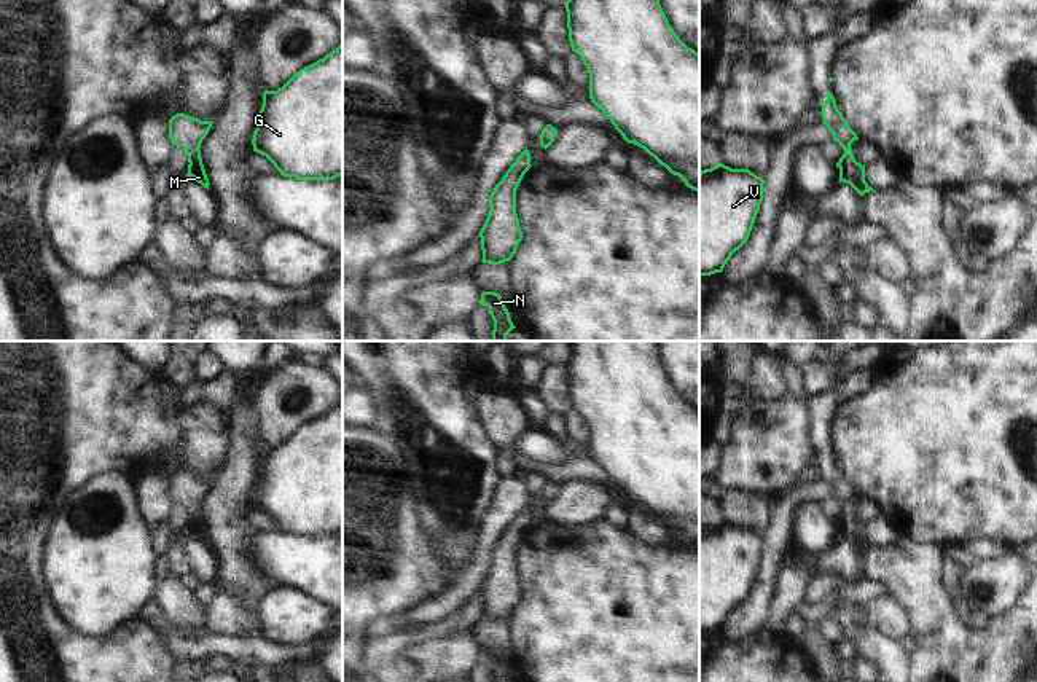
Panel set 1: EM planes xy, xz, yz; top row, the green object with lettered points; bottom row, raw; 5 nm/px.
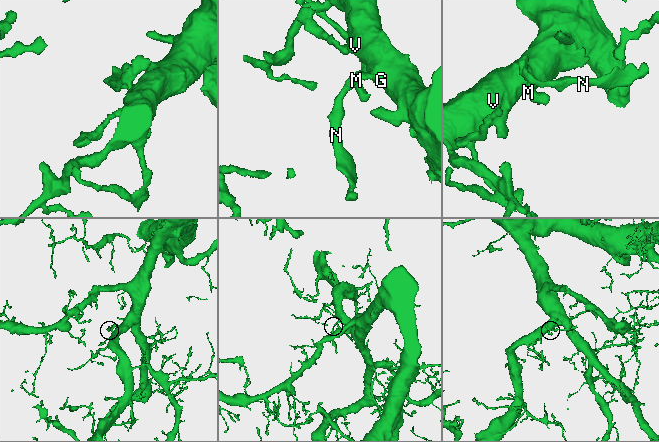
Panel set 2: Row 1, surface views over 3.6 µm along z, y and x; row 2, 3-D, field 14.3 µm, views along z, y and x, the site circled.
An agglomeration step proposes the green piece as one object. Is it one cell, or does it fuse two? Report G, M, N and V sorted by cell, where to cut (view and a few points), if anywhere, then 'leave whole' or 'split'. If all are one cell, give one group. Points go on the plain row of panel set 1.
G M N V; no cut; leave whole

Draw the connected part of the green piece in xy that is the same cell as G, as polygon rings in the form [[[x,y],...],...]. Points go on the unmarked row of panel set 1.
[[[342,400],[277,448],[263,449],[252,502],[284,534],[342,532]]]

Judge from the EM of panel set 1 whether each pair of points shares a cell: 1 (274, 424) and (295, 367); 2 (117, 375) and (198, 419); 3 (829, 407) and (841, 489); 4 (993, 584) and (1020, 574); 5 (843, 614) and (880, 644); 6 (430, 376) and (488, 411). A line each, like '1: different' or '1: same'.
1: same
2: same
3: same
4: same
5: same
6: different

